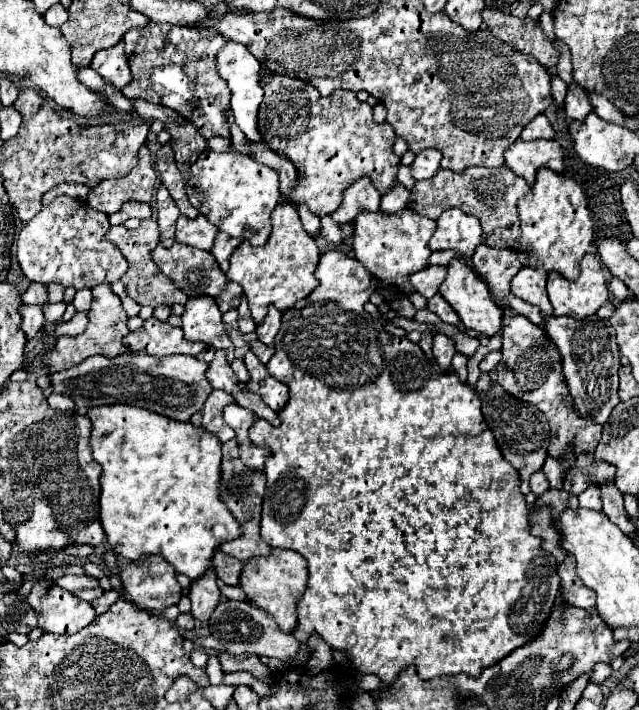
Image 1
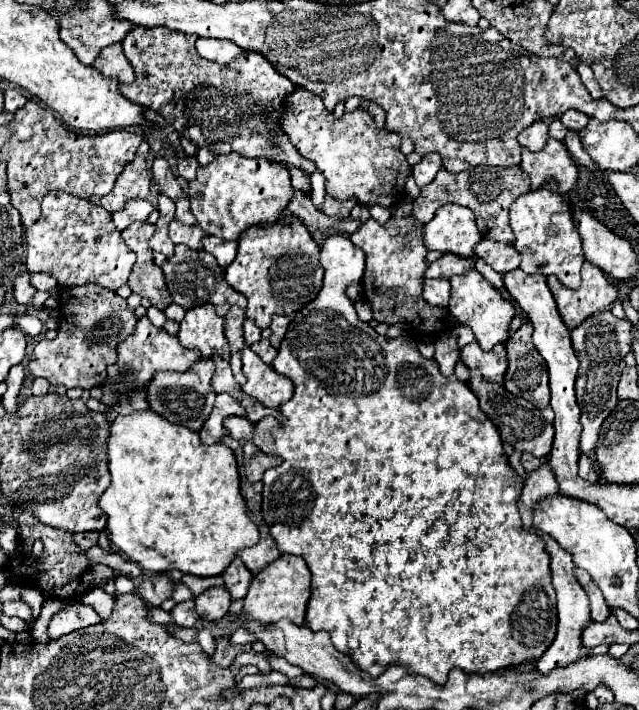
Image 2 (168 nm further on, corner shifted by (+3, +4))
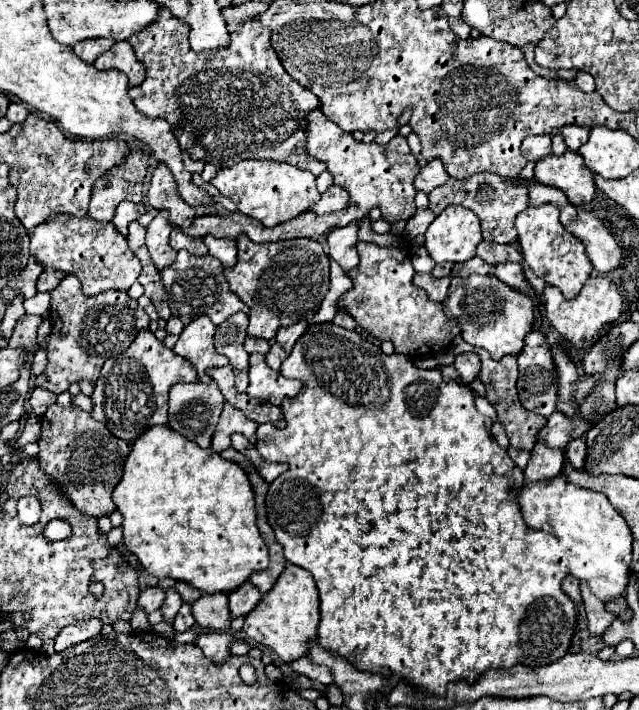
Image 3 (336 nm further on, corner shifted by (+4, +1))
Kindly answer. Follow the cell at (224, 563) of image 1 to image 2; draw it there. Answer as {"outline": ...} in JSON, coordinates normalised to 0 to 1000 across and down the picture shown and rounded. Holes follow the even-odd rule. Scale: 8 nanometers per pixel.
{"outline":[[[371,785],[362,790],[362,796],[349,804],[349,815],[352,815],[352,827],[362,835],[362,844],[377,844],[387,835],[387,827],[393,821],[393,804],[380,796],[380,790],[374,790]]]}

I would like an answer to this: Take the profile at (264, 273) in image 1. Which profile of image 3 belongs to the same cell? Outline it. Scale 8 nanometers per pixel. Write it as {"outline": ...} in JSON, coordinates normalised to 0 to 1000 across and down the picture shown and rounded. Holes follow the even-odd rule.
{"outline":[[[372,332],[369,344],[376,346],[372,369],[366,377],[351,377],[351,389],[363,411],[391,434],[388,473],[426,479],[438,459],[454,459],[466,451],[488,454],[516,400],[513,361],[504,352],[504,344],[485,335],[397,344],[388,332]]]}

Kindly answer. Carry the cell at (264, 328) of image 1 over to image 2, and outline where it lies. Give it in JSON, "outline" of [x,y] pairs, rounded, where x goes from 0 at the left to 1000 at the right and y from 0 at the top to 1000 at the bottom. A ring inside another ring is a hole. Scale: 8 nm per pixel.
{"outline":[[[430,444],[427,446],[427,452],[424,452],[424,475],[421,475],[421,480],[424,480],[424,486],[433,492],[437,489],[437,483],[440,483],[440,477],[443,477],[443,472],[446,472],[446,466],[449,466],[449,458],[452,458],[452,446],[449,444]]]}

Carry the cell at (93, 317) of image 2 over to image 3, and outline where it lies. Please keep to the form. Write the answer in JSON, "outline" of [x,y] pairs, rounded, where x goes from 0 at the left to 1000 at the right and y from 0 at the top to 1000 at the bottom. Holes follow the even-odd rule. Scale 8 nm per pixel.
{"outline":[[[106,386],[91,400],[91,406],[85,406],[85,411],[78,411],[78,417],[81,417],[81,423],[78,423],[75,448],[81,454],[81,470],[78,470],[78,479],[75,479],[75,513],[72,513],[69,527],[56,532],[56,544],[72,546],[72,549],[78,549],[85,555],[103,552],[113,538],[125,538],[128,532],[138,532],[138,535],[150,538],[163,510],[169,504],[188,501],[210,482],[210,473],[222,462],[232,462],[232,456],[235,456],[235,445],[197,411],[166,408],[166,411],[156,411],[153,417],[138,420],[138,417],[128,414],[125,394],[116,386]]]}

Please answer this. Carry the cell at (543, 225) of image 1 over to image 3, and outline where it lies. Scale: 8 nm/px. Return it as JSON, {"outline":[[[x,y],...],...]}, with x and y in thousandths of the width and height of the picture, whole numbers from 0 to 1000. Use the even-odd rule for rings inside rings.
{"outline":[[[867,287],[823,293],[820,299],[811,301],[808,321],[811,321],[811,338],[814,338],[817,358],[823,369],[829,372],[829,377],[836,380],[836,386],[854,394],[861,403],[876,406],[883,420],[905,417],[908,406],[923,392],[930,375],[923,372],[923,363],[917,361],[914,344],[901,332],[889,330],[883,318],[876,315],[873,293]]]}

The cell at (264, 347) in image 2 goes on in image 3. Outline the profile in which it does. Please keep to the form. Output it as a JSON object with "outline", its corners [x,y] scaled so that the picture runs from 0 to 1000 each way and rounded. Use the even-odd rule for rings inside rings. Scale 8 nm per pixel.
{"outline":[[[426,485],[426,493],[416,499],[416,510],[426,521],[438,521],[438,515],[448,504],[451,504],[451,499],[441,493],[438,485]]]}

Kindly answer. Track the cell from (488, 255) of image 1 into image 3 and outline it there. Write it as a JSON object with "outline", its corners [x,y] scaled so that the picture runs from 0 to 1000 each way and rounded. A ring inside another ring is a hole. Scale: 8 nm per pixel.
{"outline":[[[751,341],[748,344],[748,361],[764,372],[782,372],[782,369],[814,369],[817,358],[804,346],[786,346],[773,341]]]}

